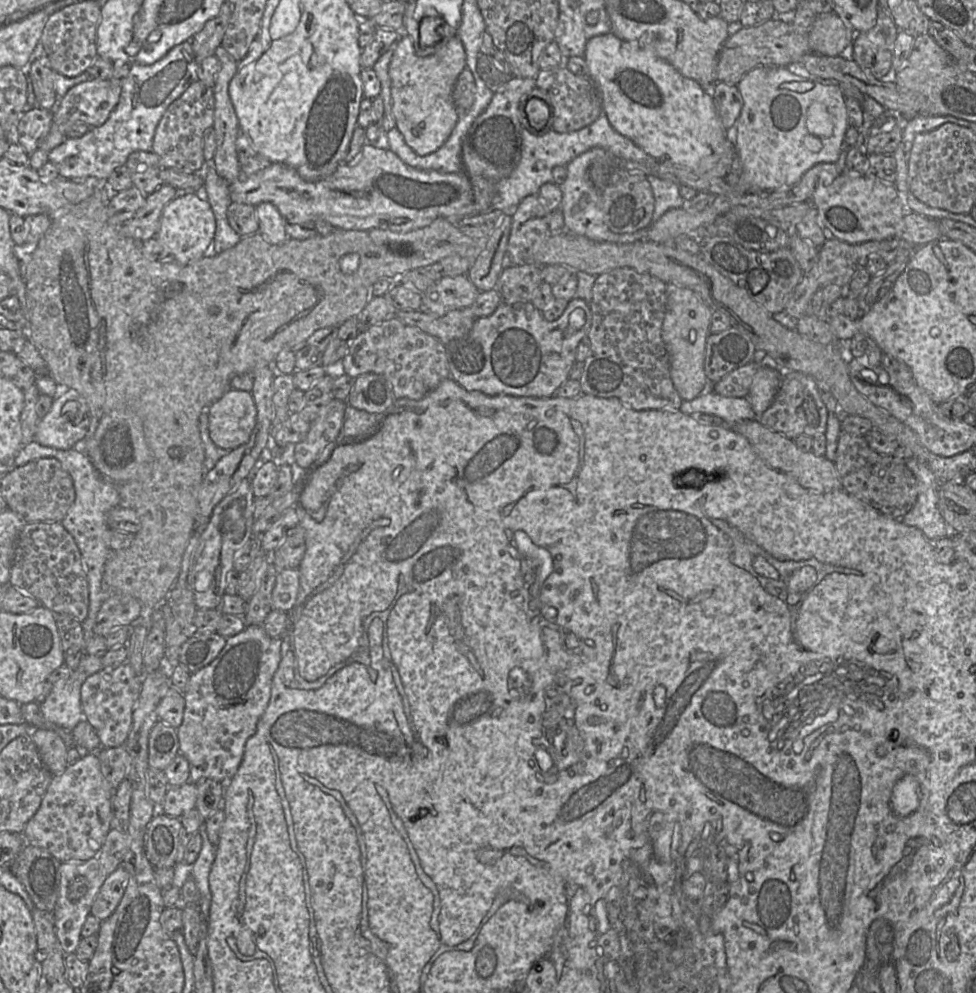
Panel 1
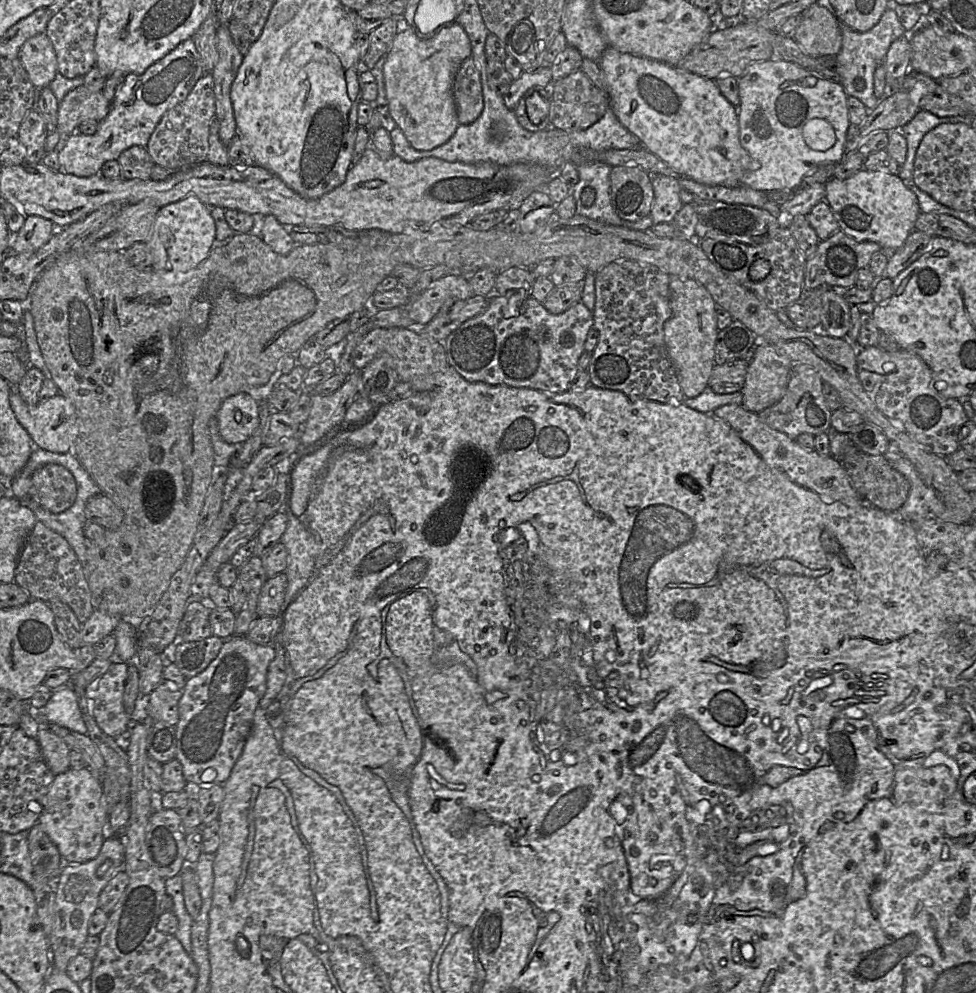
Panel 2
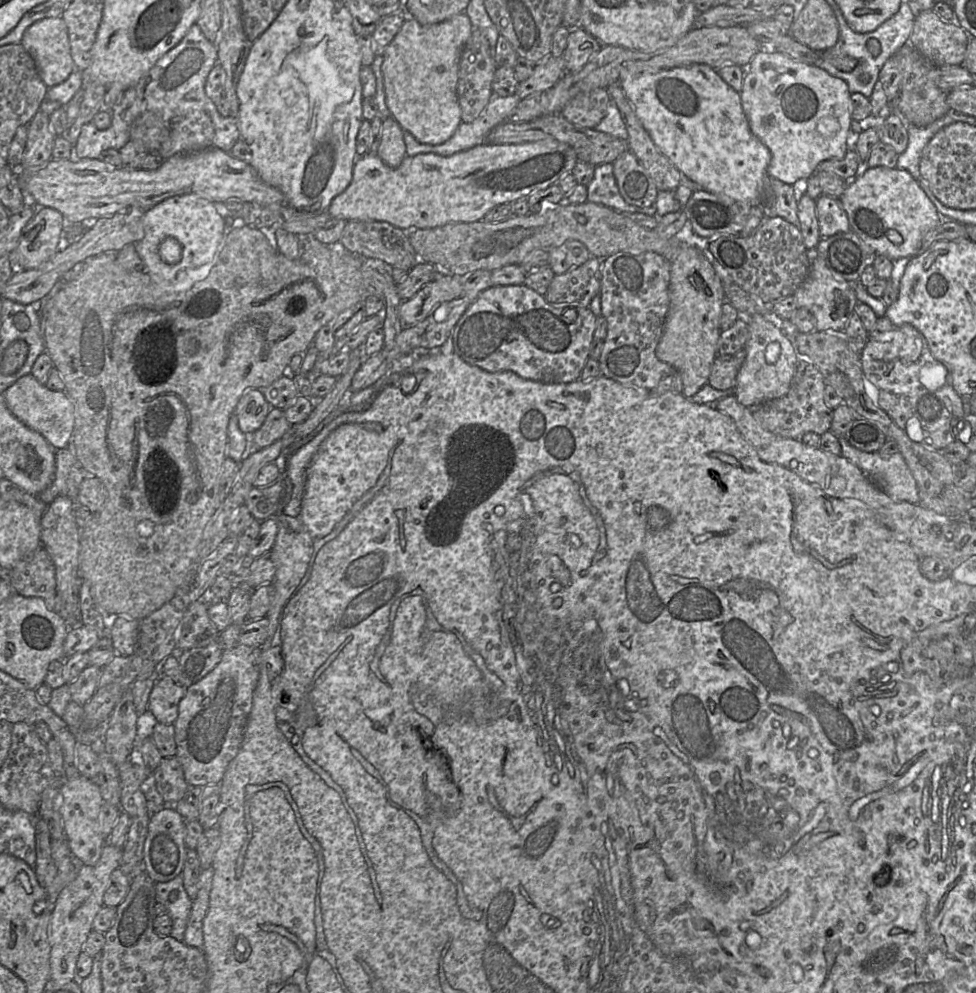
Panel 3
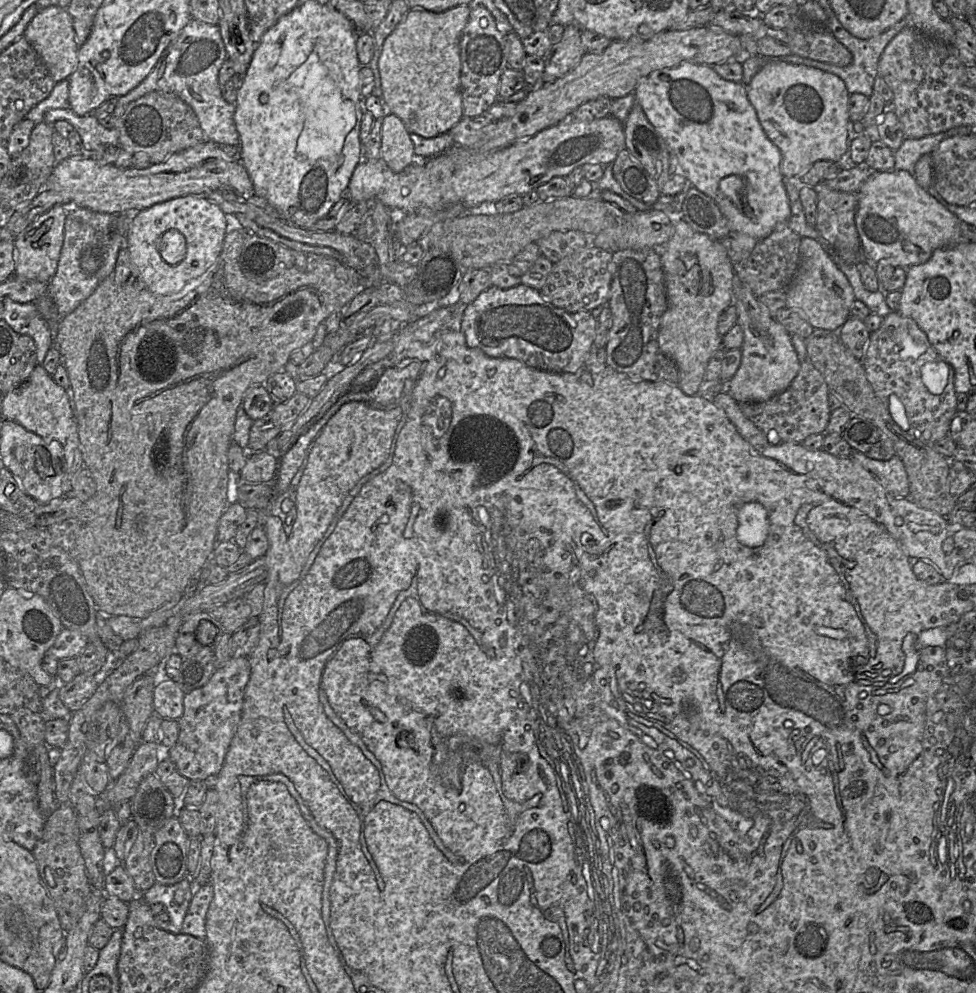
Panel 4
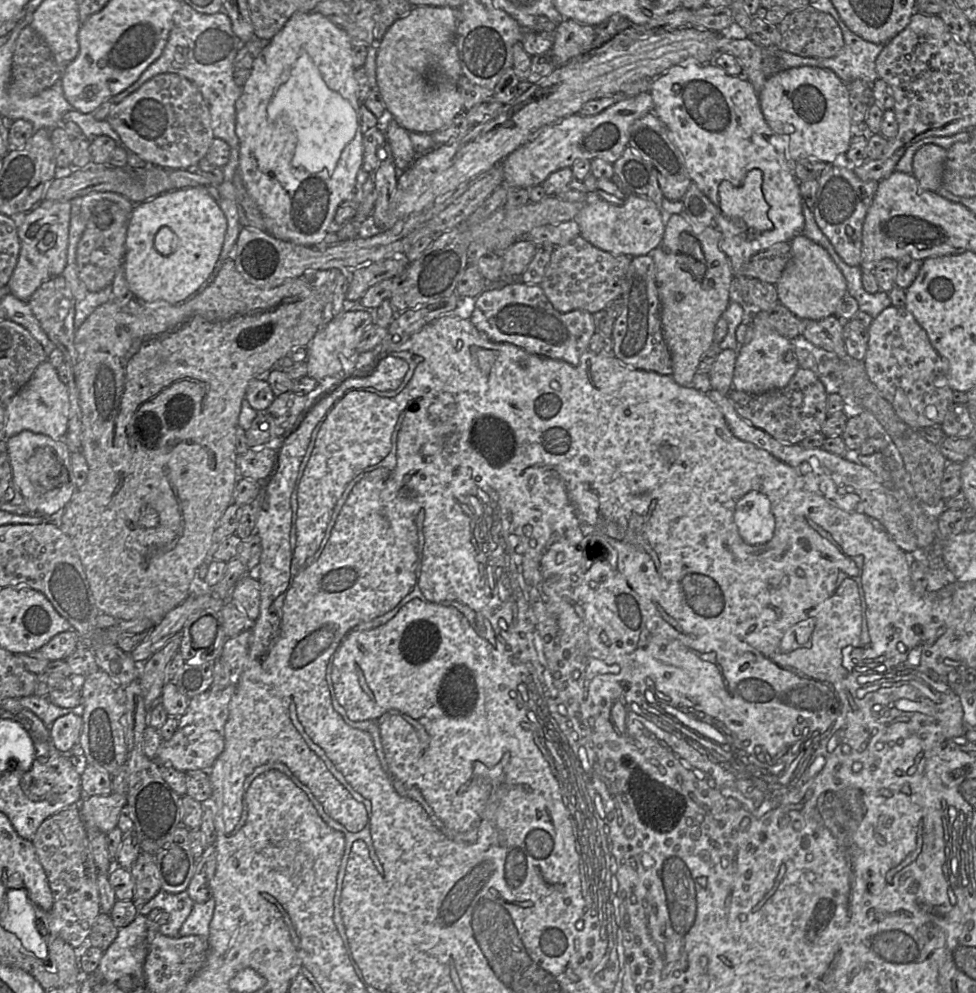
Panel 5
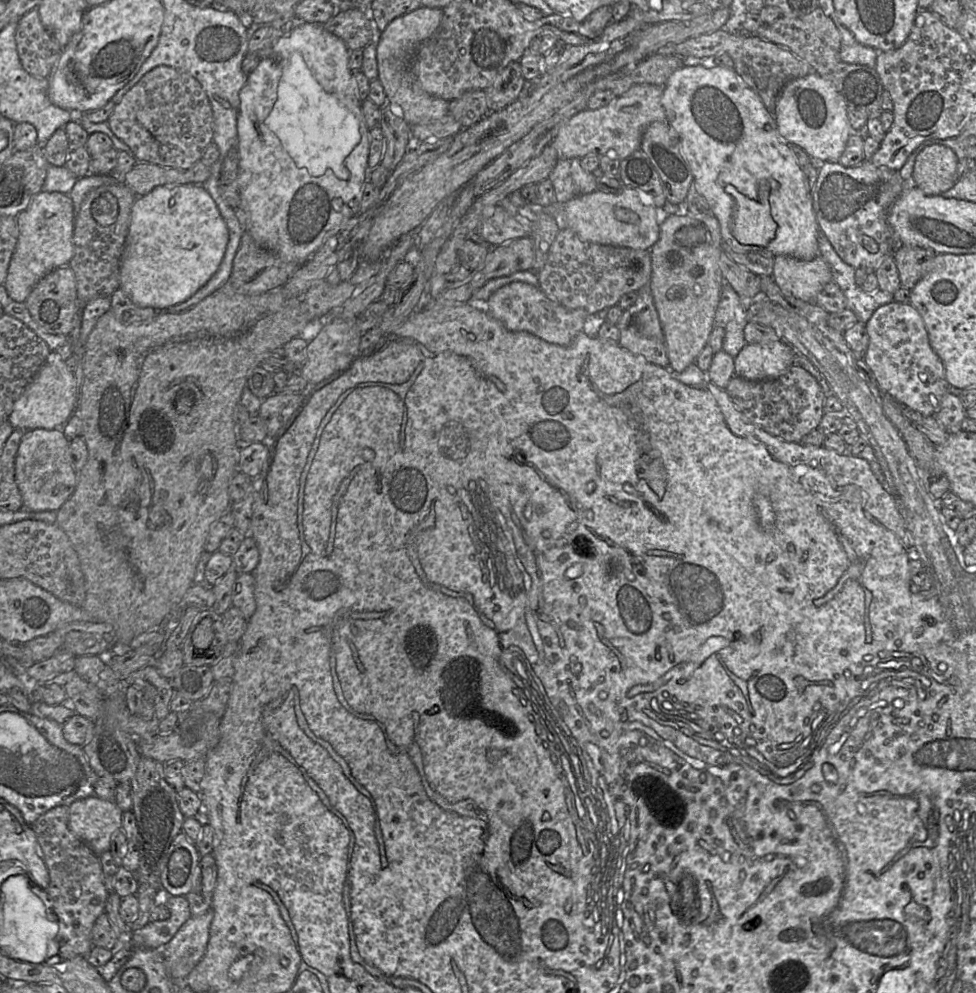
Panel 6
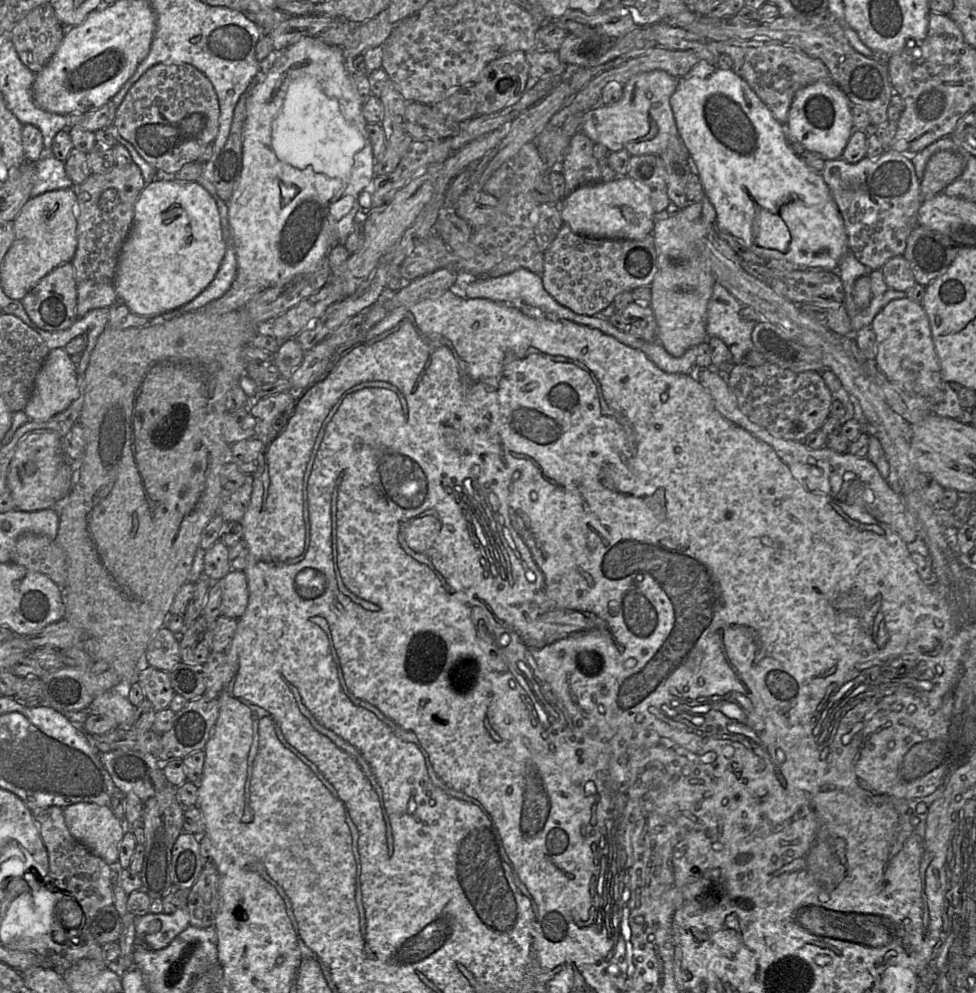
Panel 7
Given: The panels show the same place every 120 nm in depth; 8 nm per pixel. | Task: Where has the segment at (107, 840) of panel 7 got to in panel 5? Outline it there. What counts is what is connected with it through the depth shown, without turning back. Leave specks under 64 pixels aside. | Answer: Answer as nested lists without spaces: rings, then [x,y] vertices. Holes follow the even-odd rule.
[[[127,795],[88,796],[79,802],[79,813],[86,829],[98,829],[107,834],[118,824],[122,808],[127,804]]]

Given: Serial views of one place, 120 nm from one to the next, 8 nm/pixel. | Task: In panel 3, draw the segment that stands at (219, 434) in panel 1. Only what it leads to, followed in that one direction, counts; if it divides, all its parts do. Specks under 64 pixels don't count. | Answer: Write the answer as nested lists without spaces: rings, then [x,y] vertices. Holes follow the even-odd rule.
[[[260,389],[247,390],[234,410],[239,429],[244,434],[253,434],[262,426],[271,408]]]

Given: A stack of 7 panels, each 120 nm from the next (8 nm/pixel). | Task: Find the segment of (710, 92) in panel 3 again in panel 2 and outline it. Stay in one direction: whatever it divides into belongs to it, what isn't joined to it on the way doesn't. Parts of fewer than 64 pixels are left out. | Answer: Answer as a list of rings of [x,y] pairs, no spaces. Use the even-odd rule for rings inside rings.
[[[607,46],[599,59],[599,65],[606,80],[606,93],[609,97],[610,108],[613,110],[621,124],[634,136],[636,136],[642,147],[657,156],[679,174],[682,174],[698,183],[707,185],[718,185],[725,187],[737,187],[742,185],[742,177],[752,170],[756,170],[759,164],[751,159],[746,150],[741,146],[739,140],[738,108],[734,107],[720,92],[716,81],[706,79],[694,73],[681,71],[665,63],[648,58],[622,53],[611,46]]]

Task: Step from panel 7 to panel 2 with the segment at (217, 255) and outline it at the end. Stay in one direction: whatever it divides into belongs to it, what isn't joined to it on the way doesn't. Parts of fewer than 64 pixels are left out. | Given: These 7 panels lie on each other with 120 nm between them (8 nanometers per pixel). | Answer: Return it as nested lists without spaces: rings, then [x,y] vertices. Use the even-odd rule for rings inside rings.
[[[189,195],[161,207],[147,240],[155,270],[184,273],[196,270],[209,257],[216,243],[216,225],[211,208],[197,196]]]

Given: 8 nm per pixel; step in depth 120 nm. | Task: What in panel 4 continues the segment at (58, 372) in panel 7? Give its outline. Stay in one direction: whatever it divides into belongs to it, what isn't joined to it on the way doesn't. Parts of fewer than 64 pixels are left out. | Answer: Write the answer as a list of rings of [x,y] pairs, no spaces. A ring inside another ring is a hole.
[[[42,364],[37,365],[25,383],[3,395],[2,414],[4,419],[17,422],[28,431],[31,431],[43,438],[56,440],[61,444],[64,444],[73,421],[71,389],[65,390],[56,384],[52,375],[45,370]]]

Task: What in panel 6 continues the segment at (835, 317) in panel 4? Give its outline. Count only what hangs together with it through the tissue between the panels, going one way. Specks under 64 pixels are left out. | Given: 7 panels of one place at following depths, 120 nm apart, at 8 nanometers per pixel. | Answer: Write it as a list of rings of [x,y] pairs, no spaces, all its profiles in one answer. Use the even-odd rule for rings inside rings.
[[[820,255],[811,261],[777,256],[772,277],[784,293],[808,303],[815,303],[817,295],[833,280],[829,265]]]

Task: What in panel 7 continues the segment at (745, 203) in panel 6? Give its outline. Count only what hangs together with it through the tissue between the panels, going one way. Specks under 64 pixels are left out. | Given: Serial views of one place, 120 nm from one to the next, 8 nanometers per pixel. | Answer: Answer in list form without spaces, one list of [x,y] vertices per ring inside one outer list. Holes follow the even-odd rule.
[[[764,213],[753,222],[755,241],[763,248],[785,252],[791,242],[791,234],[785,221],[779,216]]]

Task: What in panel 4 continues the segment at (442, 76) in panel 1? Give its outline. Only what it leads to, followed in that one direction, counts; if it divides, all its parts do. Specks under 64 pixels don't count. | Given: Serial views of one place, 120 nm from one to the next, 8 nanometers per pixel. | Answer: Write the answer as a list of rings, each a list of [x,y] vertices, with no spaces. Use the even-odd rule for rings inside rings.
[[[468,5],[456,6],[439,13],[410,9],[385,39],[378,60],[383,101],[388,113],[401,119],[409,133],[433,138],[448,133],[463,117],[460,39],[469,16]]]

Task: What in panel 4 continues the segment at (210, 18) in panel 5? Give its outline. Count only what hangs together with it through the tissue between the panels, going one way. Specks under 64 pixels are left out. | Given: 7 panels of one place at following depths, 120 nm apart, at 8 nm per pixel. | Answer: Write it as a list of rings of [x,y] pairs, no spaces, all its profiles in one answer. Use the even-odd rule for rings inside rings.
[[[191,18],[142,82],[126,95],[118,97],[112,114],[120,117],[129,103],[147,93],[168,92],[177,95],[193,109],[208,141],[218,145],[240,146],[239,133],[234,123],[236,105],[223,98],[218,80],[219,70],[226,59],[227,53],[219,26]]]

